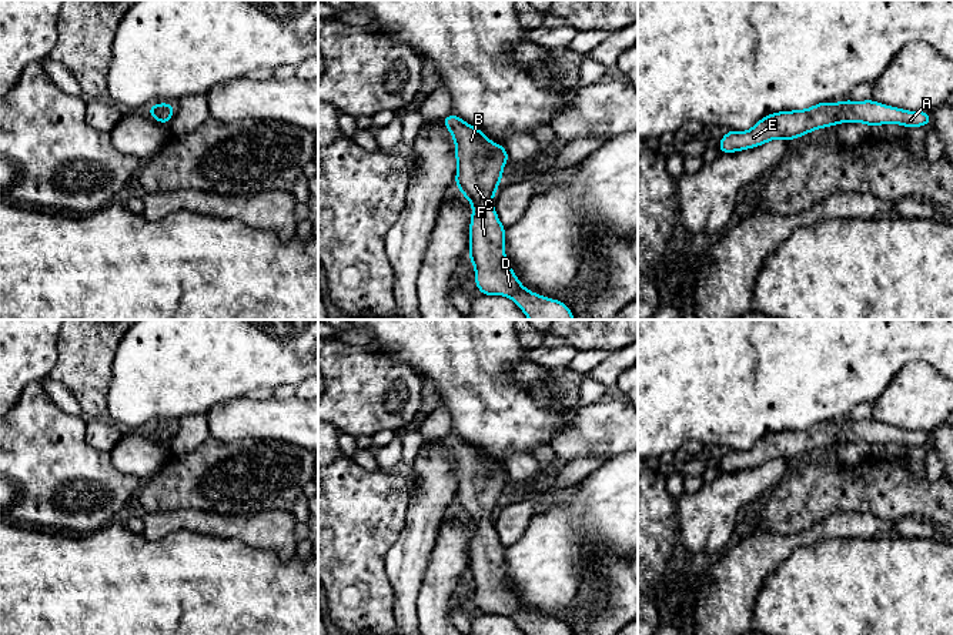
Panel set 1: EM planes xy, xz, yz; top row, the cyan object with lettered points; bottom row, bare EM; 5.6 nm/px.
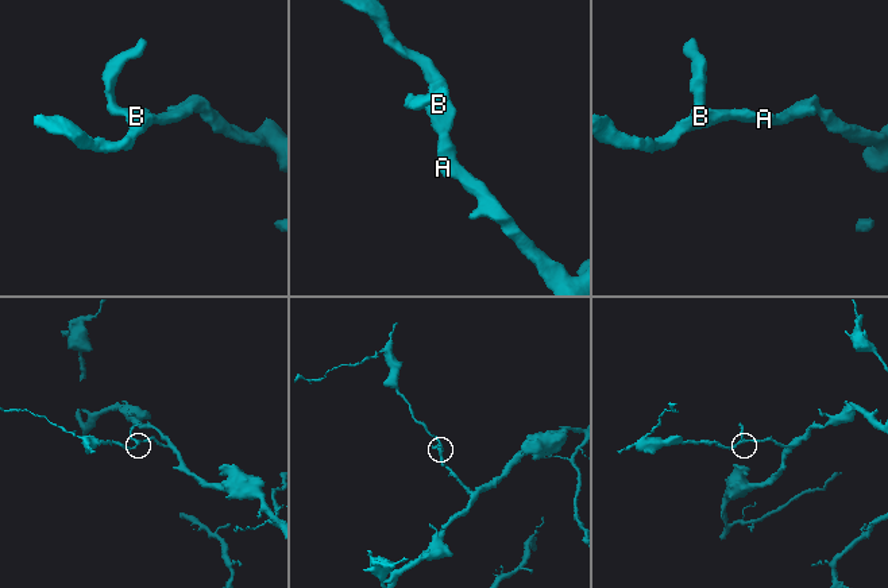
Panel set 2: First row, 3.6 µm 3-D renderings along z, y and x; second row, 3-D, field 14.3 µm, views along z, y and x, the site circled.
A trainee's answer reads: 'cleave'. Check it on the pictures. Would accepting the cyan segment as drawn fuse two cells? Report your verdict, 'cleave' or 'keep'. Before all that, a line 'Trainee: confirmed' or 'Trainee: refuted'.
Trainee: refuted
keep

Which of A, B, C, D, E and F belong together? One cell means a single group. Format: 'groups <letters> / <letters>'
groups A B C D E F

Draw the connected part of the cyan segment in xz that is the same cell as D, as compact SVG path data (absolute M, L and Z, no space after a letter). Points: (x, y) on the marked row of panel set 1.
M457 114L442 118L455 143L455 187L472 204L469 224L469 260L475 268L475 285L485 295L504 295L515 301L529 320L575 320L568 304L546 298L525 288L512 271L505 255L505 227L494 208L492 198L502 181L502 170L509 160L504 146L489 141L484 131L465 123Z

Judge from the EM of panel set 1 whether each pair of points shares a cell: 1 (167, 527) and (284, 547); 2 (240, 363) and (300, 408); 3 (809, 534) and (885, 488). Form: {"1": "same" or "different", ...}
{"1": "same", "2": "different", "3": "different"}

